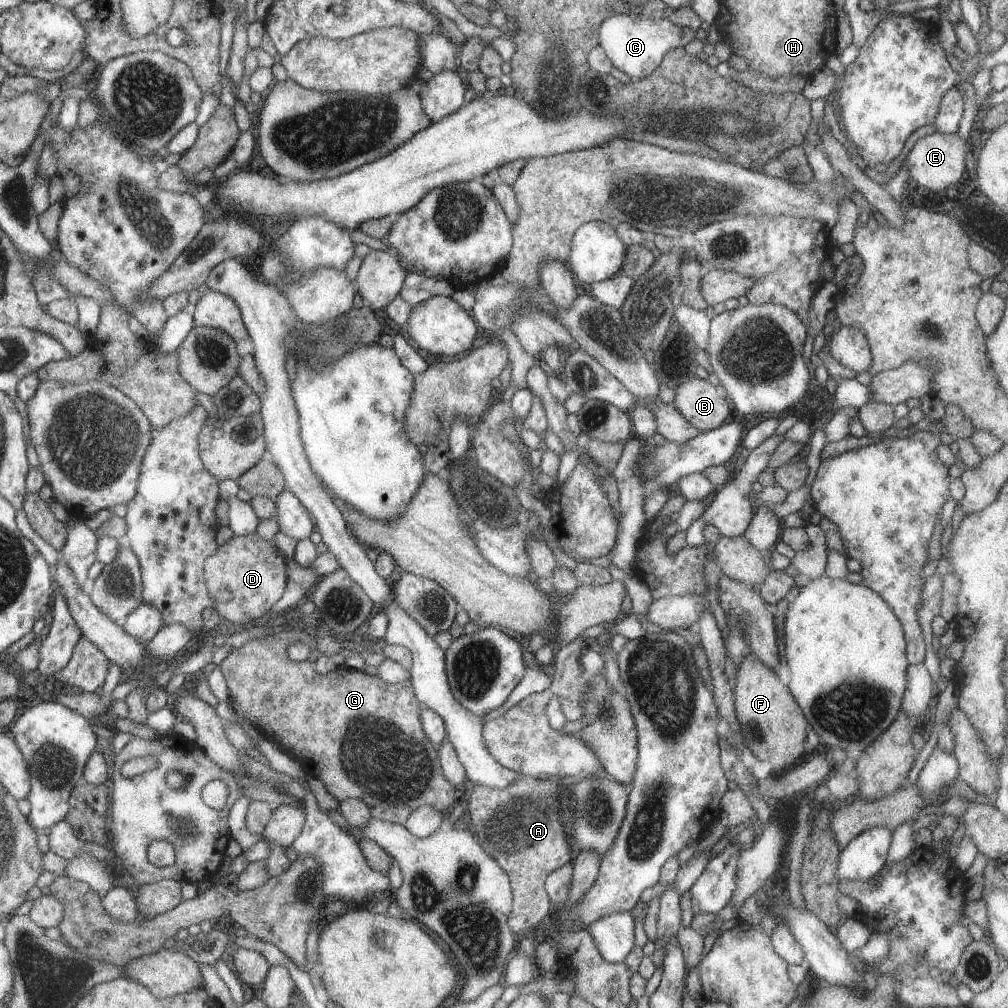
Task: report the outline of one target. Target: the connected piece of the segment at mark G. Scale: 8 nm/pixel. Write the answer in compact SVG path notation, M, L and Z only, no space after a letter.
M286 630L272 633L263 639L247 642L242 648L232 648L219 664L227 682L229 694L238 704L238 716L258 728L276 742L280 749L301 764L309 777L320 778L326 790L337 800L358 799L365 802L375 819L406 824L412 811L424 805L446 810L454 804L454 785L442 778L439 751L427 736L420 718L422 706L416 698L410 679L403 683L388 684L378 676L371 676L346 666L322 674L315 670L310 660L297 663L291 660L286 648L294 640L312 648L314 636L304 630Z

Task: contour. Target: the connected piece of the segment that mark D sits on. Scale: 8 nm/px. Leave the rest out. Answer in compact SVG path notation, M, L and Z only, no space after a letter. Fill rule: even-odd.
M257 533L246 536L234 535L226 544L220 545L219 551L216 551L212 558L206 562L206 576L204 576L204 579L208 588L210 588L210 595L214 599L212 607L218 611L222 623L230 626L230 628L234 628L236 624L244 626L248 622L262 618L282 598L286 584L286 560L280 556L274 542L262 542ZM221 588L232 590L233 598L230 602L218 600L217 592Z

